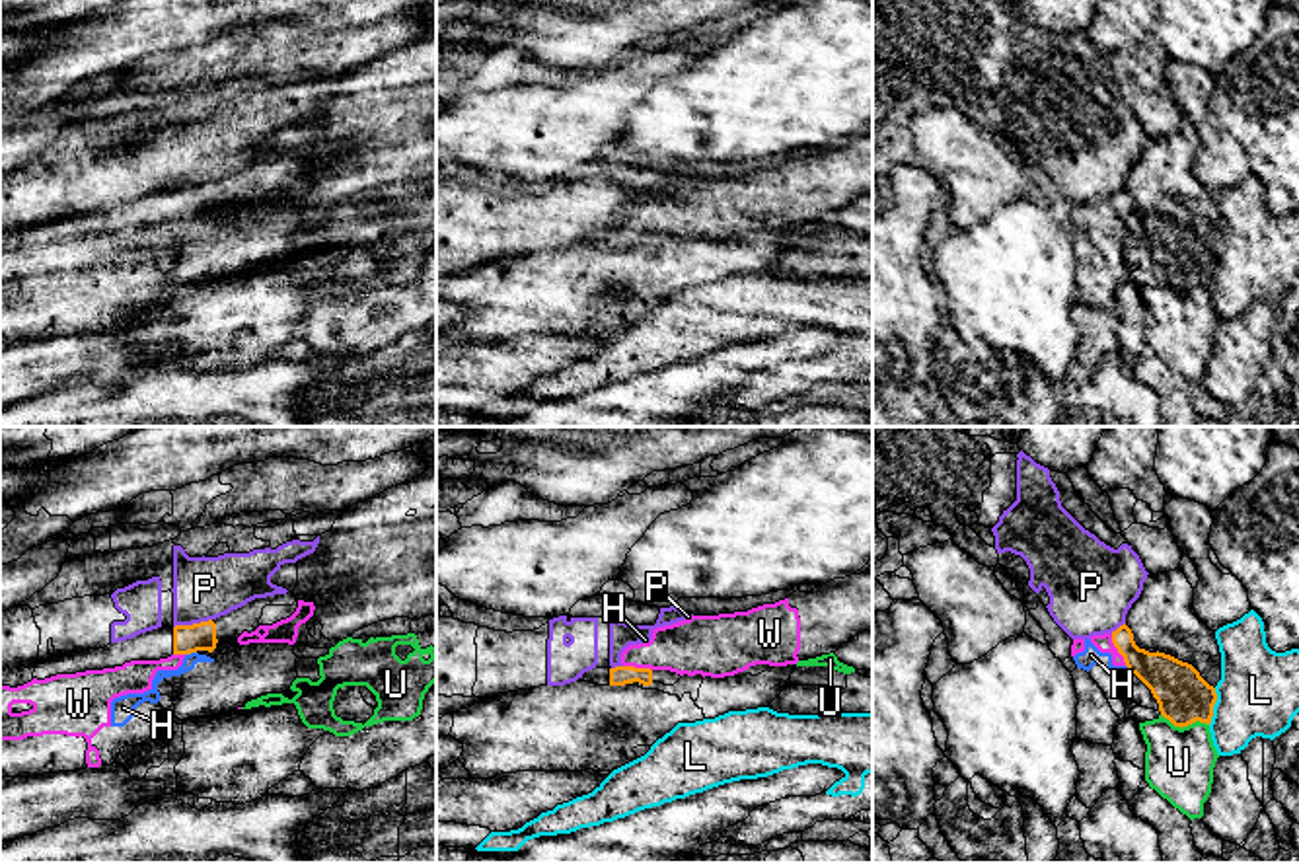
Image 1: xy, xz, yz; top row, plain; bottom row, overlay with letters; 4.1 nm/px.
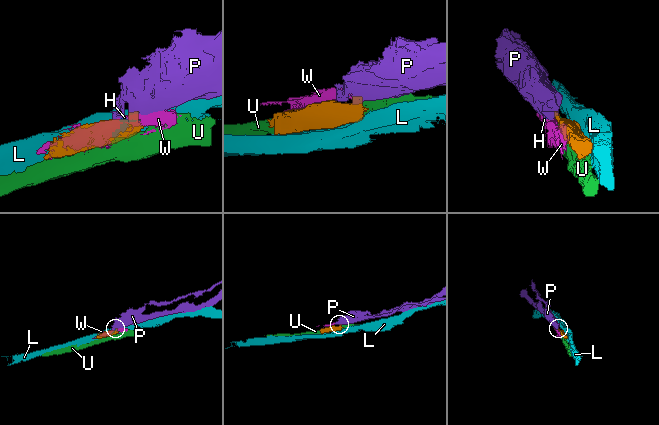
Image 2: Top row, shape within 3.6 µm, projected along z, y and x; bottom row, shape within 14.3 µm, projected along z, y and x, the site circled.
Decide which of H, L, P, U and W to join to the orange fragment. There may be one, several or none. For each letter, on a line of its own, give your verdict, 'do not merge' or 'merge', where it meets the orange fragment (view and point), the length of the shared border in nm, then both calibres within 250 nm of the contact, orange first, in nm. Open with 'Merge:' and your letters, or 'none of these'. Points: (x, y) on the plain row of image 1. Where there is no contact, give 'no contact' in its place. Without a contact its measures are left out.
Merge: none of these
H: do not merge; contact xy (189, 217); length 50 nm; calibres 120 and 60 nm
L: do not merge; contact yz (1214, 267); length 160 nm; calibres 220 and 340 nm
P: do not merge; contact xy (193, 187); length 170 nm; calibres 120 and 260 nm
U: do not merge; contact yz (1185, 289); length 200 nm; calibres 220 and 280 nm
W: do not merge; contact yz (1118, 215); length 140 nm; calibres 190 and 70 nm

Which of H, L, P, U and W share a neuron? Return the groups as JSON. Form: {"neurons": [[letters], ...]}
{"neurons": [["H", "W"], ["L"], ["P"], ["U"]]}

